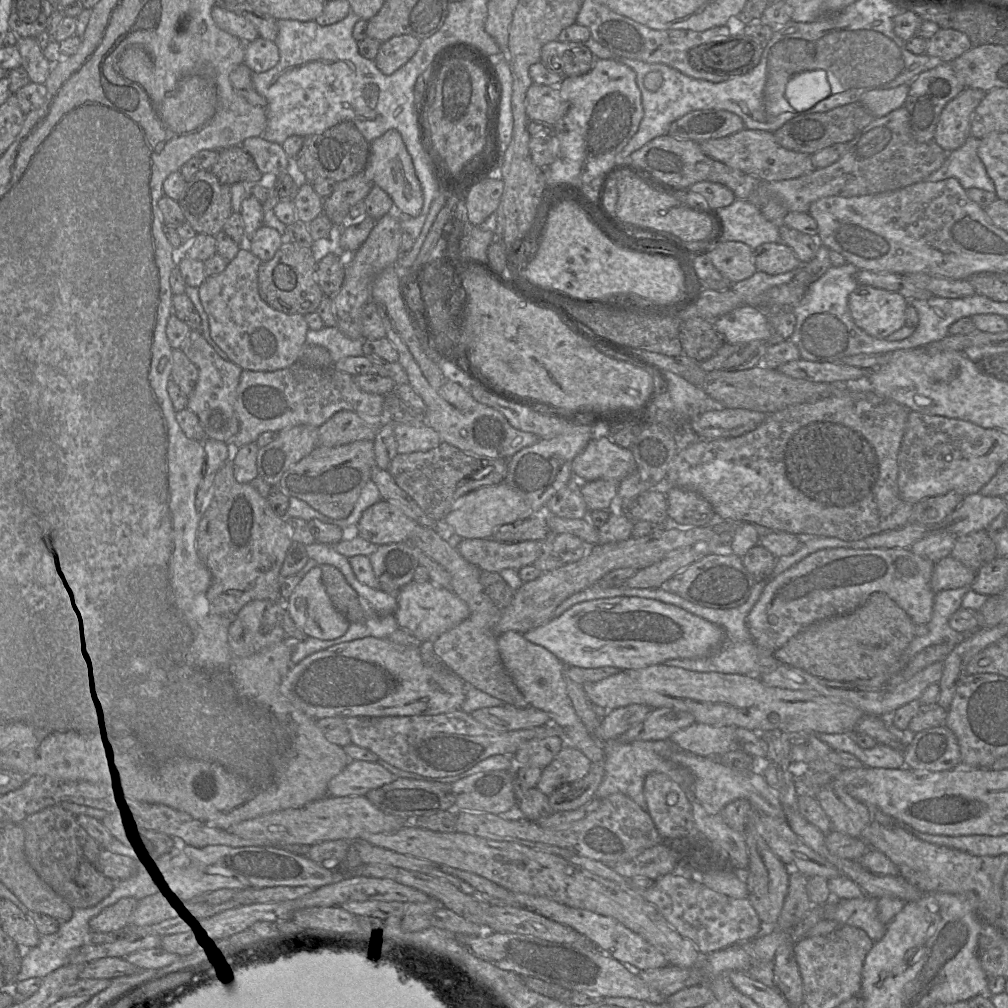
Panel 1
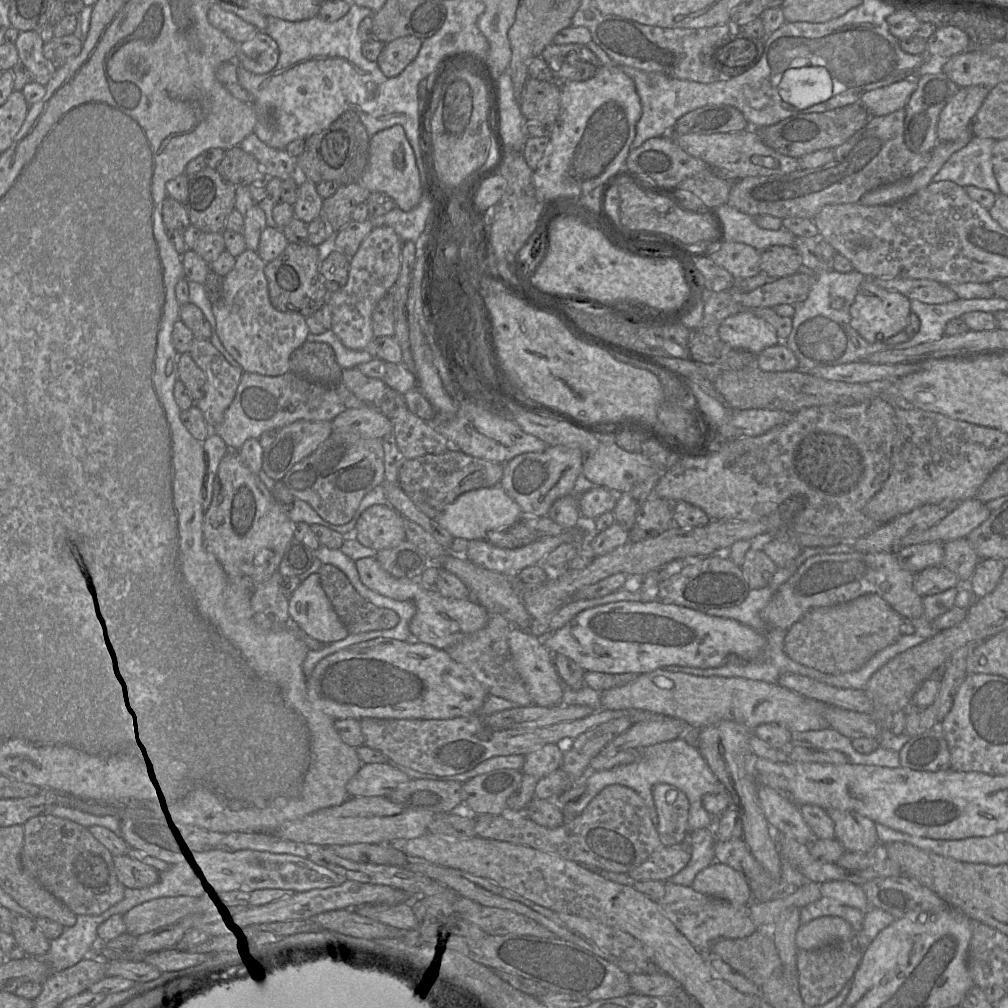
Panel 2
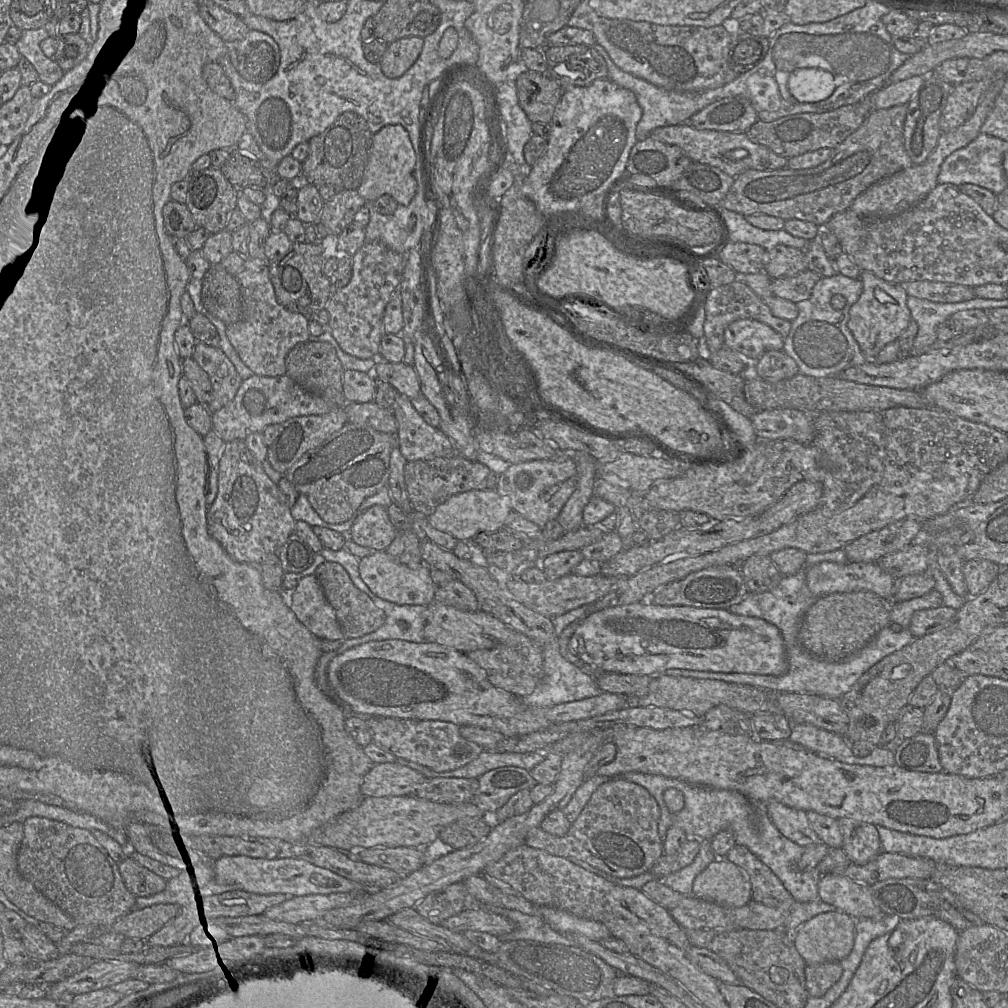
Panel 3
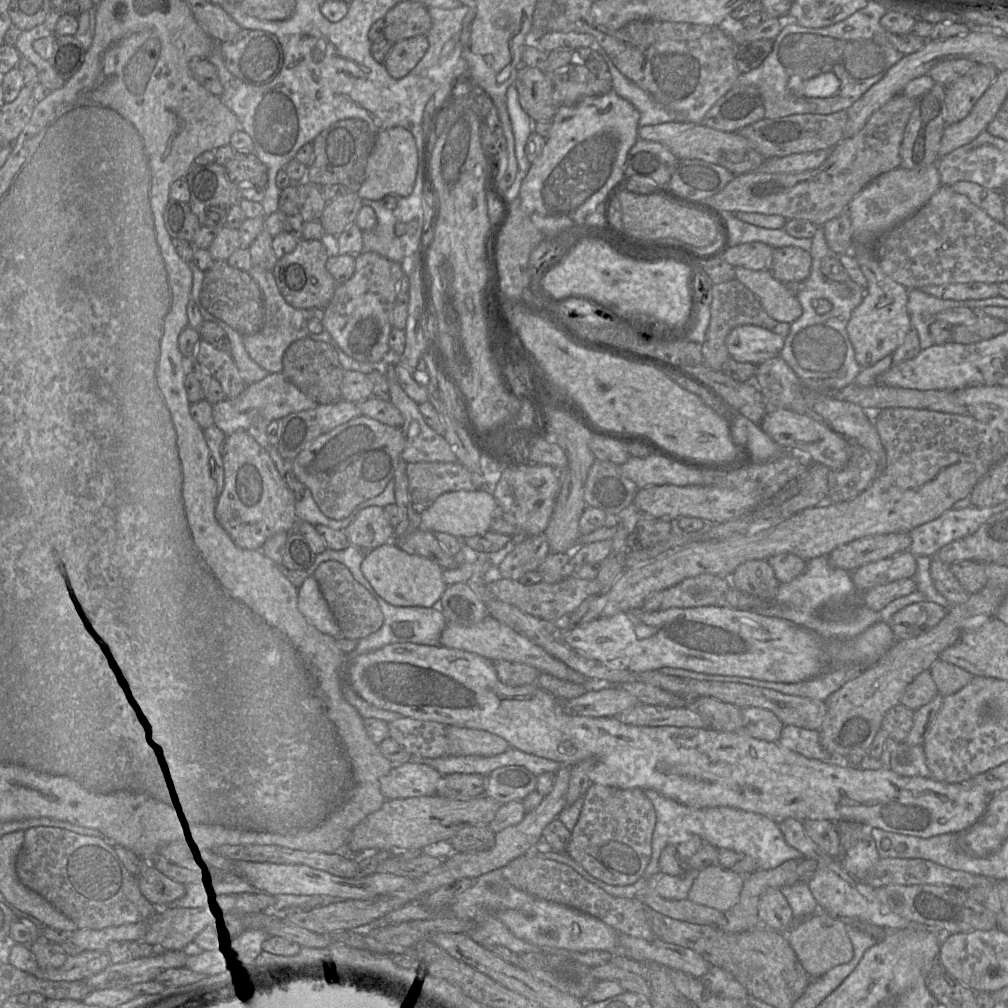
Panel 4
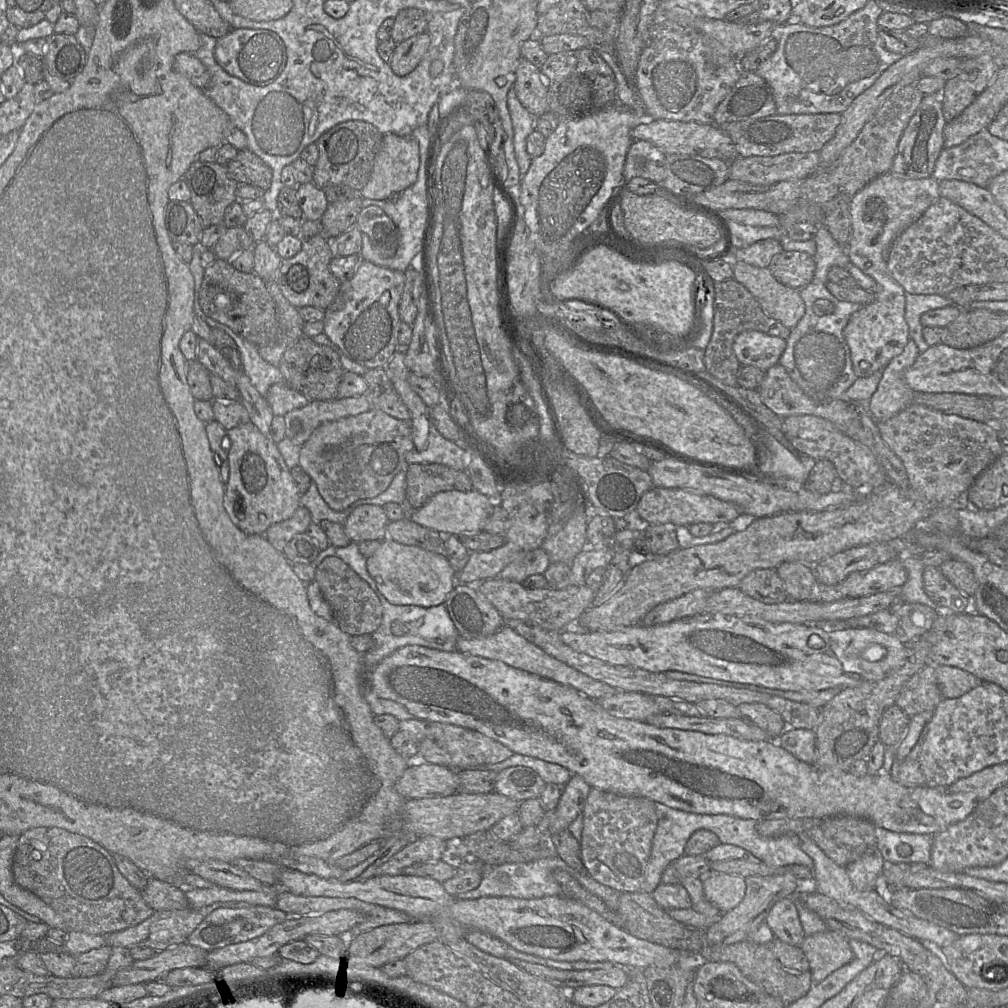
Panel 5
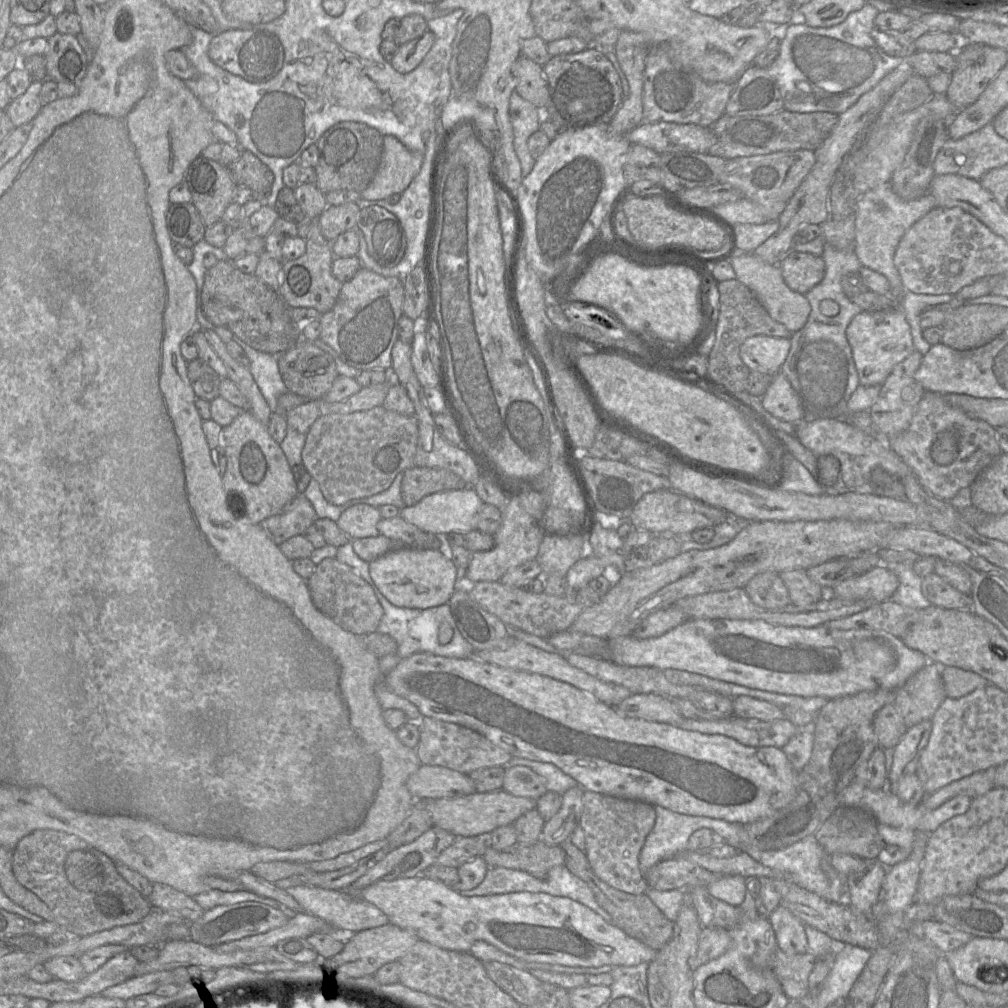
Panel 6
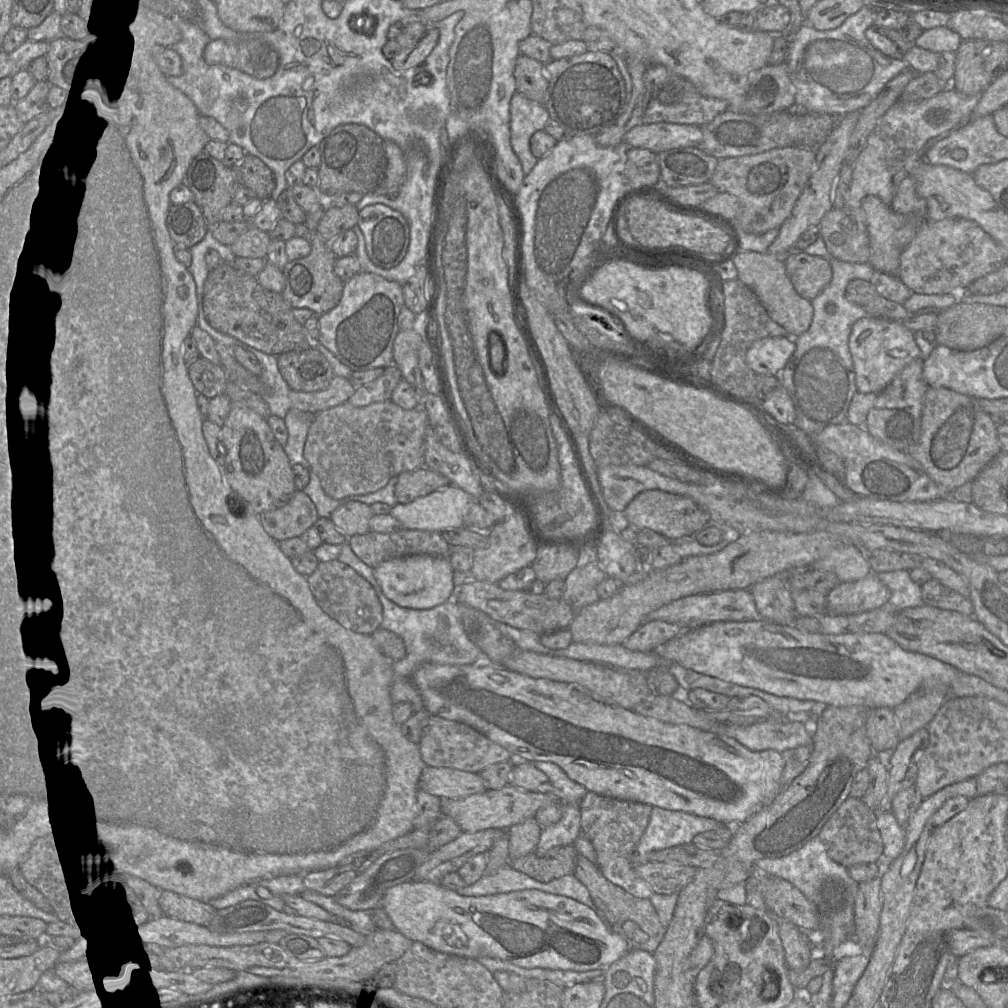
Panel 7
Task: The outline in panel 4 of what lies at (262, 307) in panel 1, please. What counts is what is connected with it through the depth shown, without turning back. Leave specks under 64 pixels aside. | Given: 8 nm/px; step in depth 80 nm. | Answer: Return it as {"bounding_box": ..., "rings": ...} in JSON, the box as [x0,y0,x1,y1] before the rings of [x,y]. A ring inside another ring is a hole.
{"bounding_box":[243,266,309,374],"rings":[[[252,266],[249,275],[258,284],[264,301],[265,319],[260,331],[252,335],[243,335],[243,343],[249,356],[269,374],[281,373],[283,370],[283,355],[286,349],[295,341],[309,336],[308,319],[305,310],[292,307],[286,302],[279,291],[272,271]]]}

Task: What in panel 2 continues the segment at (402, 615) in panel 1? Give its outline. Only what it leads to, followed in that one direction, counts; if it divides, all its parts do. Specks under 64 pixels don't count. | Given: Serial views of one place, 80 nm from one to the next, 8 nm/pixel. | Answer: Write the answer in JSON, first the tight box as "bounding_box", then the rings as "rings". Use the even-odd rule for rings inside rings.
{"bounding_box":[409,587,488,649],"rings":[[[425,587],[413,600],[416,613],[409,623],[411,635],[419,642],[446,649],[466,635],[487,625],[488,612],[472,599],[453,599],[442,596],[435,588]]]}

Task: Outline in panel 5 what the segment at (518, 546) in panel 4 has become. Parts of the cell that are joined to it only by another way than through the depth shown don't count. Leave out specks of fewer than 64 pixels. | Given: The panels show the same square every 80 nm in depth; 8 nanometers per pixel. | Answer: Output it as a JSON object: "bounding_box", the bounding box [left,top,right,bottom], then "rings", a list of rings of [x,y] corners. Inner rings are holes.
{"bounding_box":[497,547,550,583],"rings":[[[542,547],[521,554],[509,563],[497,576],[498,578],[521,583],[534,574],[546,571],[550,561]]]}

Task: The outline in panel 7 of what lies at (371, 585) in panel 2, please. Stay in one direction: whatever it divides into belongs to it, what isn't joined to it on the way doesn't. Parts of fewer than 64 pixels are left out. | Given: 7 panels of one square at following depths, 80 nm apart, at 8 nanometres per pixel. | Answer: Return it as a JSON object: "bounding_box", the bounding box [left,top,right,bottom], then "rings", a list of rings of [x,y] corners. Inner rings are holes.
{"bounding_box":[373,554,456,609],"rings":[[[429,554],[409,555],[384,561],[373,569],[383,594],[400,607],[431,609],[456,598],[454,569],[449,557]]]}

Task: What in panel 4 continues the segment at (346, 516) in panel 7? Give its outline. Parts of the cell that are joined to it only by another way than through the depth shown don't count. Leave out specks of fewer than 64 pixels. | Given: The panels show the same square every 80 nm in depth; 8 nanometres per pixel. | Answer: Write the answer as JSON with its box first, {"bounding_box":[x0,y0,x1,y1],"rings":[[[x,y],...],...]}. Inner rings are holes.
{"bounding_box":[345,505,395,553],"rings":[[[375,505],[358,512],[345,532],[350,545],[355,545],[364,553],[395,541],[395,528],[390,524],[384,508]]]}

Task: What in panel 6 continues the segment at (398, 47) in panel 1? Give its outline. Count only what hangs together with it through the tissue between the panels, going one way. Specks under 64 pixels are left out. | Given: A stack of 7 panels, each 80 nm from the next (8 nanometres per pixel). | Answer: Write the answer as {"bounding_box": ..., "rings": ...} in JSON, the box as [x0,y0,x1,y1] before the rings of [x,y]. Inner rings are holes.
{"bounding_box":[391,29,435,74],"rings":[[[428,29],[418,38],[399,46],[391,60],[391,66],[401,74],[414,70],[429,52],[435,41],[435,35]]]}

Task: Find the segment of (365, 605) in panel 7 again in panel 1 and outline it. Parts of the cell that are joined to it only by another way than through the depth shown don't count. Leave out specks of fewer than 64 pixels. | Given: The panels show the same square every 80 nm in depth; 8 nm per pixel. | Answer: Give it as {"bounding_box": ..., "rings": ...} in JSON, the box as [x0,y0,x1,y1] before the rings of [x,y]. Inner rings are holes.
{"bounding_box":[318,565,364,622],"rings":[[[318,565],[322,571],[322,582],[334,607],[350,622],[364,619],[357,592],[350,586],[344,575],[332,565]]]}

